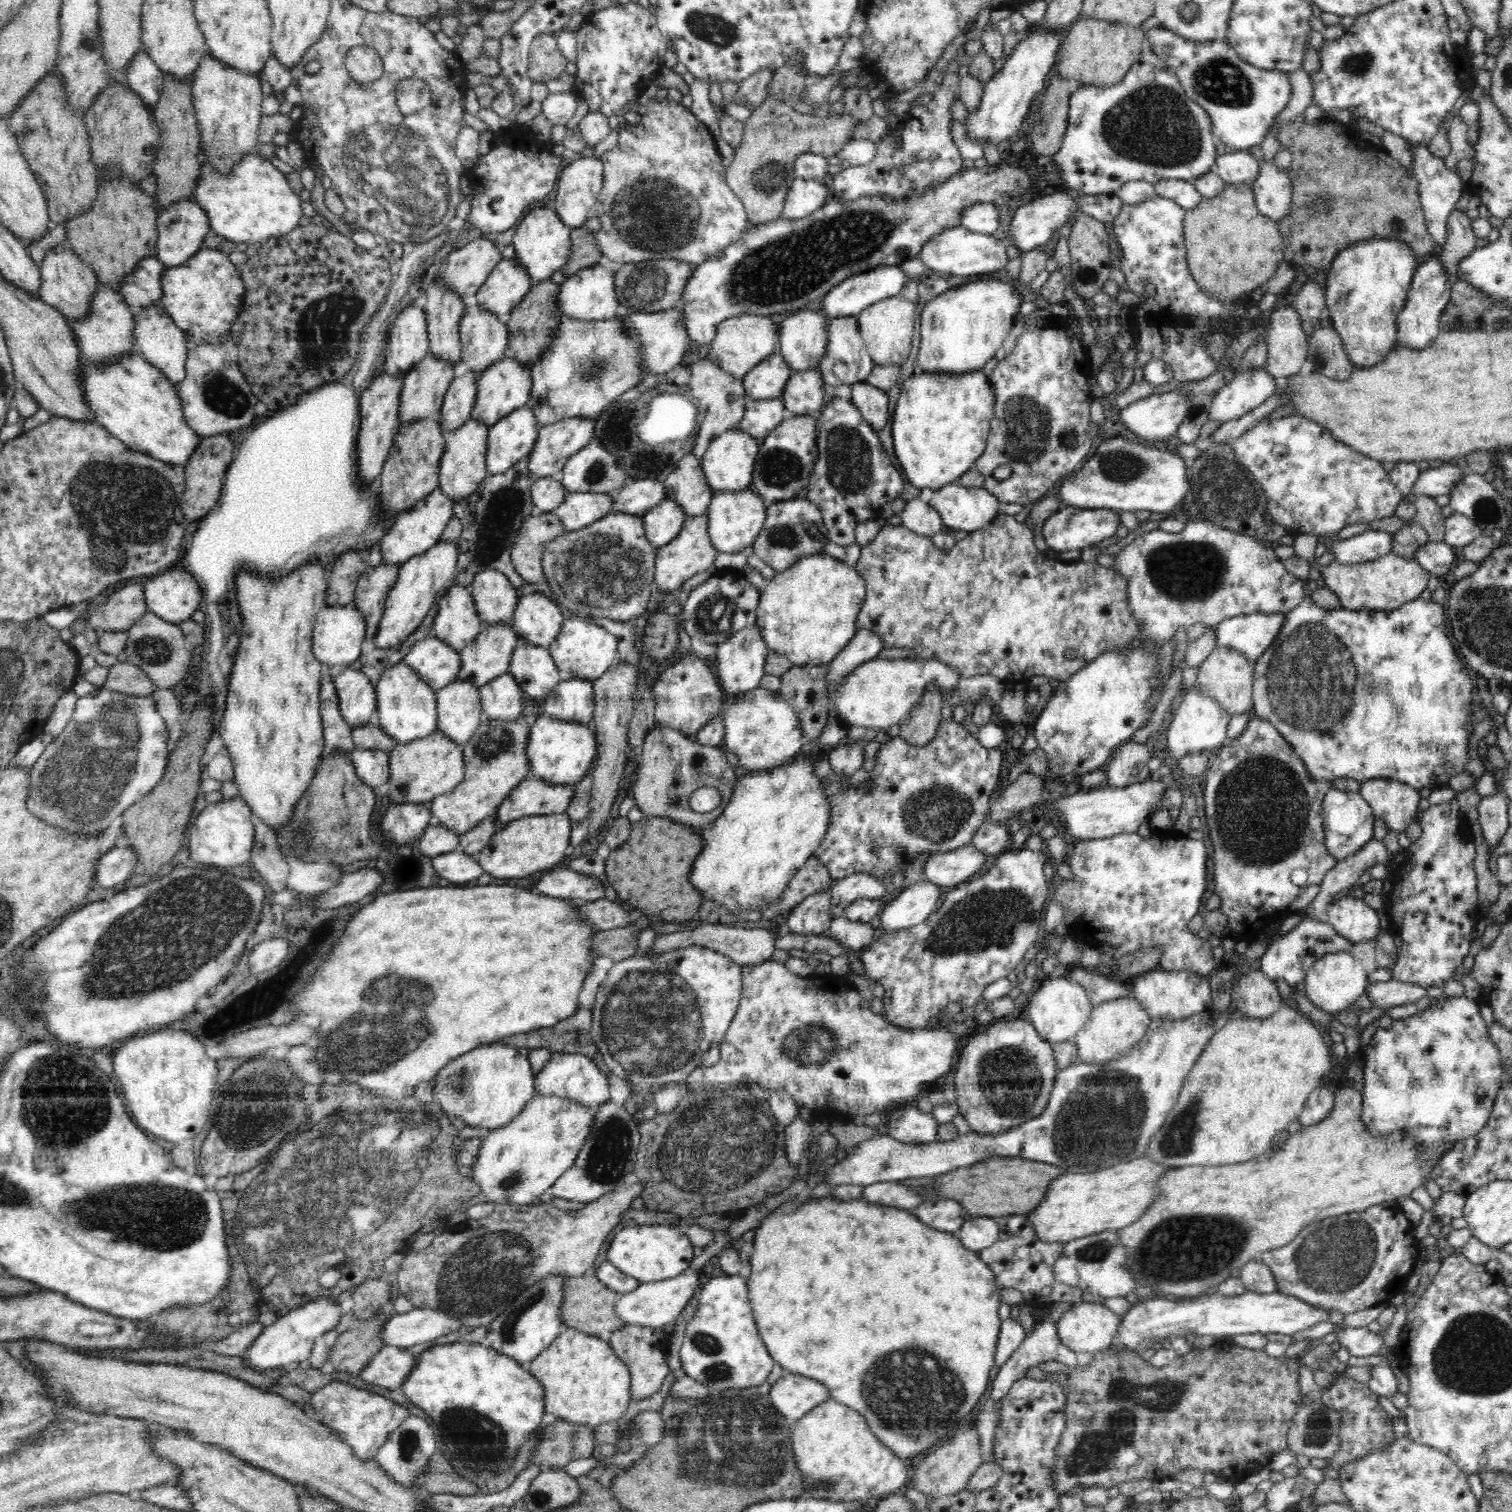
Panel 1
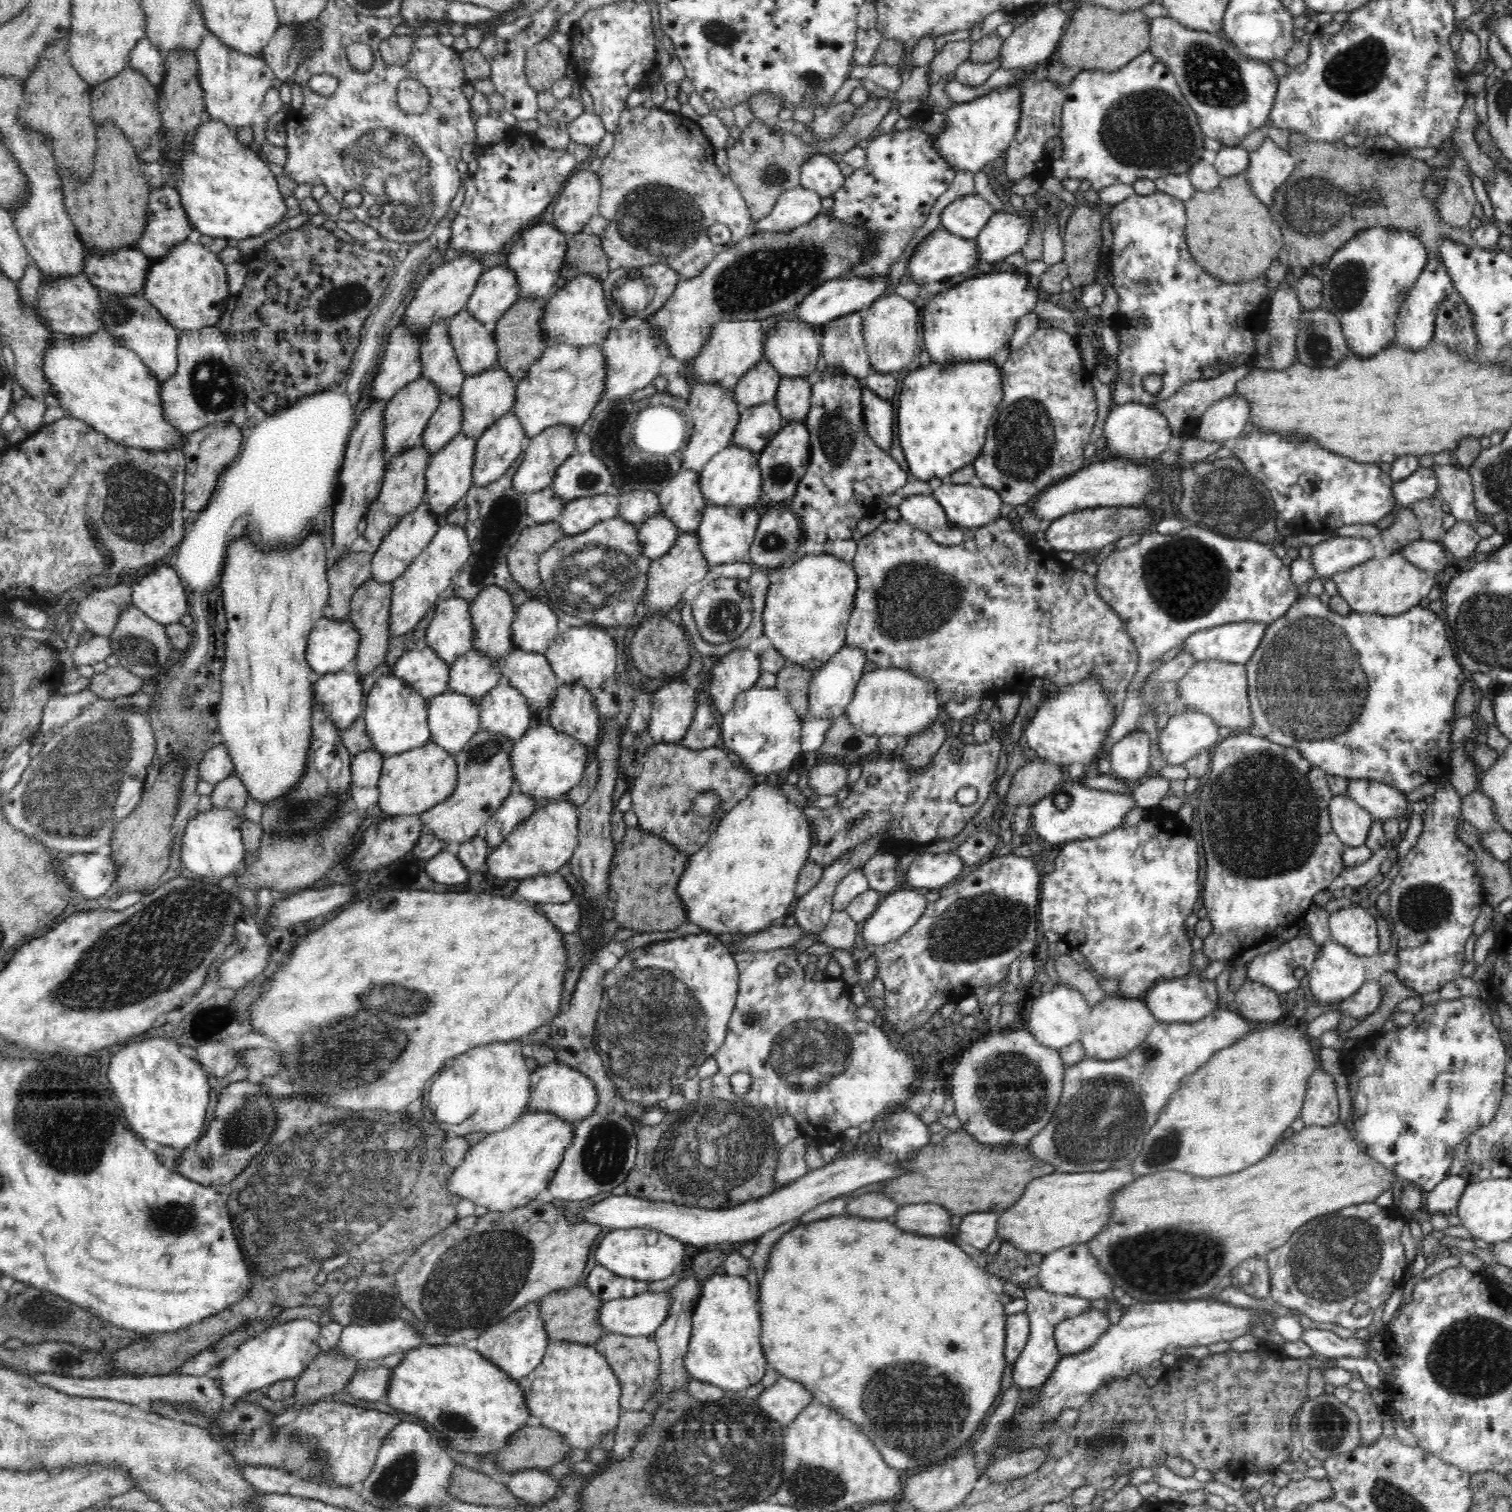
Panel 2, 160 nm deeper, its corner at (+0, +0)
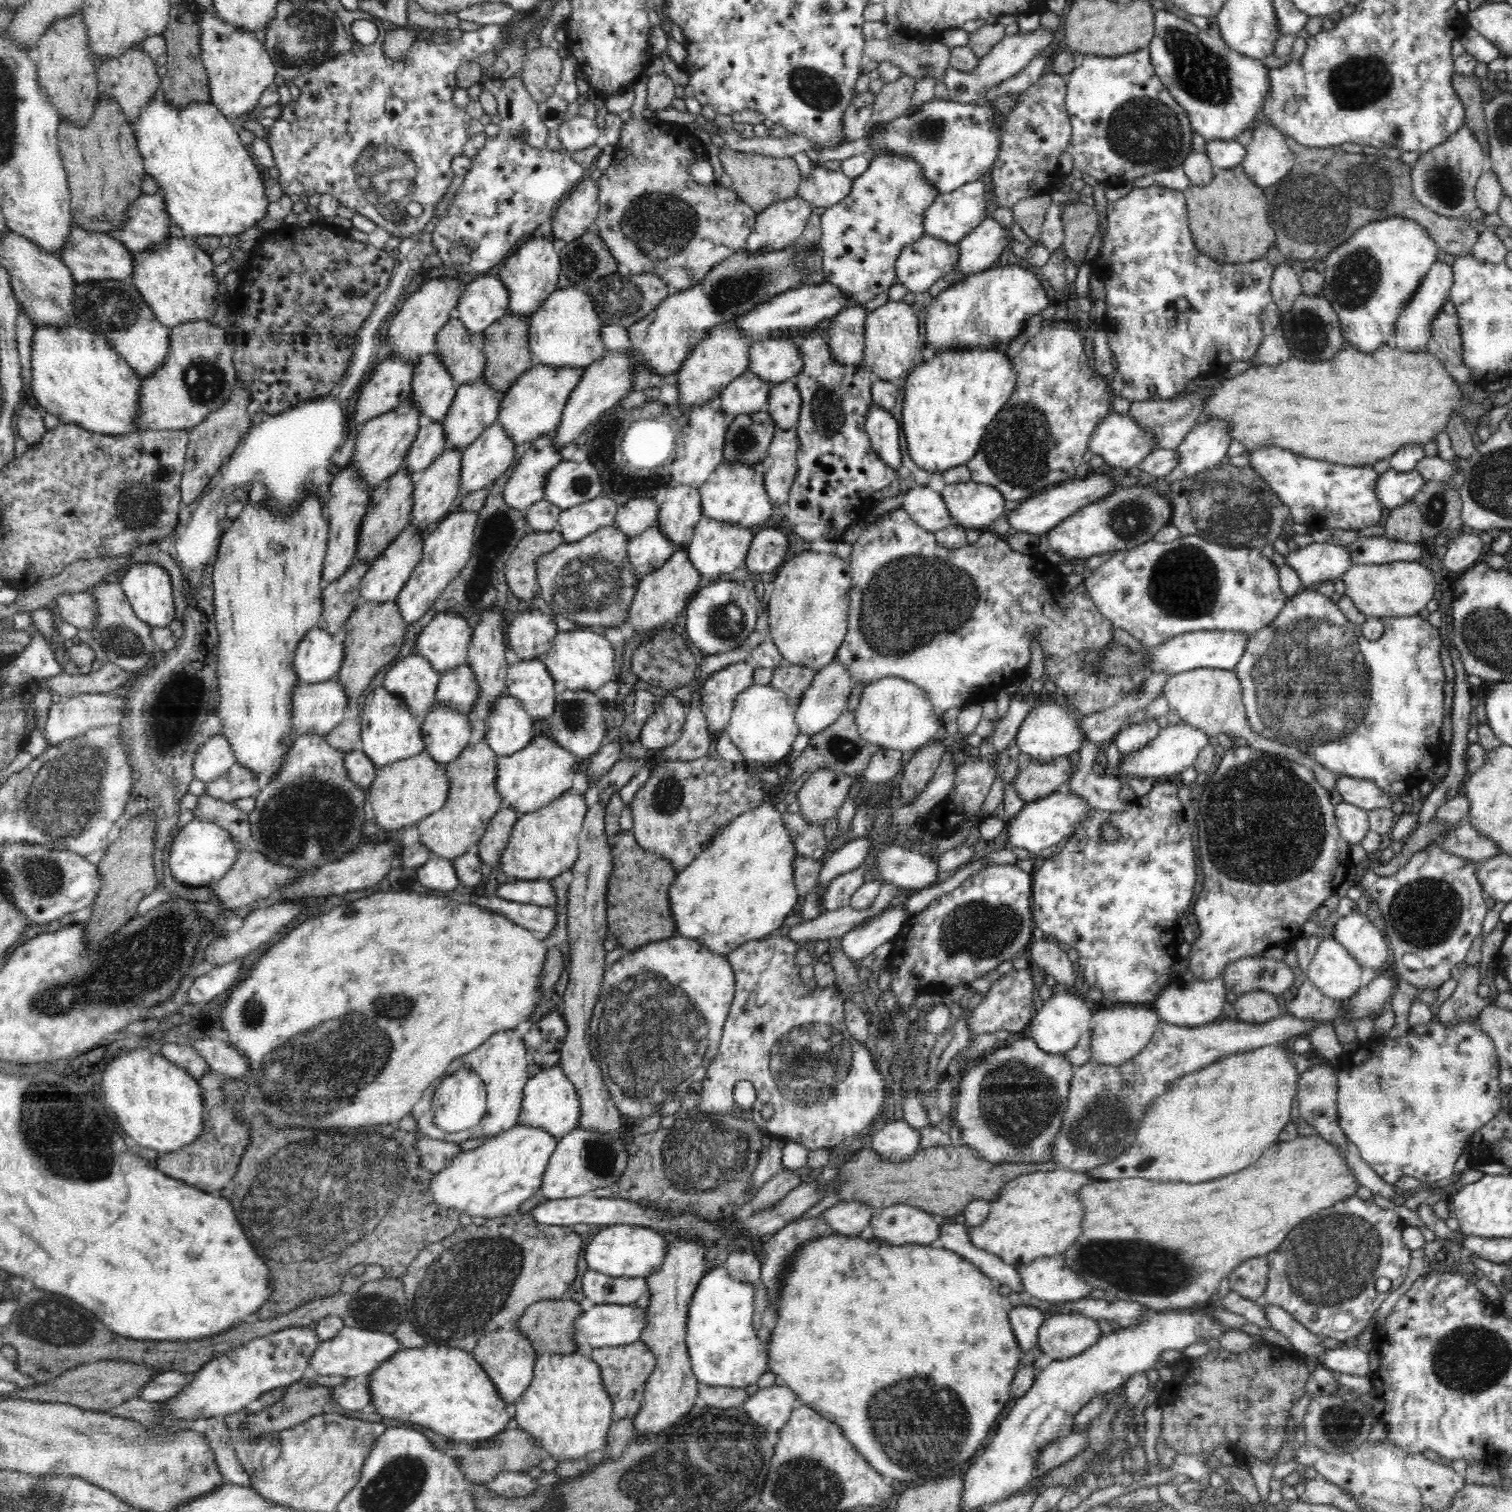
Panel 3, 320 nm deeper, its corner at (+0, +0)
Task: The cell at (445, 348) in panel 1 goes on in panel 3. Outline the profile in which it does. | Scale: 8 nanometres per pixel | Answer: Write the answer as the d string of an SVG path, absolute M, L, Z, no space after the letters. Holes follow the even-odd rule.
M436 352L425 355L414 367L411 385L414 407L421 416L436 422L447 415L459 387Z

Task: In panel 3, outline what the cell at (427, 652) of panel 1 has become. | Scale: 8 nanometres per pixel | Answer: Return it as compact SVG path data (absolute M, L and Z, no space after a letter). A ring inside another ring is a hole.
M417 653L395 660L383 678L388 692L403 699L408 712L423 722L424 716L436 706L435 692L439 673L430 662Z

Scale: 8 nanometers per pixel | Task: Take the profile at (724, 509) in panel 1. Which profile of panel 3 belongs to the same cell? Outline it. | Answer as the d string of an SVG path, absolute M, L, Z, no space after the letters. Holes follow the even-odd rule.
M702 517L694 529L691 540L684 545L690 562L701 576L716 578L723 574L732 574L736 568L740 568L744 564L755 533L755 529Z

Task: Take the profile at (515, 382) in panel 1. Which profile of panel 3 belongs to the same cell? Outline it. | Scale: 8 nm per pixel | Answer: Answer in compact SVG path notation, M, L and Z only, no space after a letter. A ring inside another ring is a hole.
M480 378L476 381L460 385L454 402L452 402L447 415L442 420L447 448L457 448L460 450L460 448L464 449L469 444L472 444L486 428L495 423L502 399L502 395L498 396L498 393L488 387L483 382L483 379Z

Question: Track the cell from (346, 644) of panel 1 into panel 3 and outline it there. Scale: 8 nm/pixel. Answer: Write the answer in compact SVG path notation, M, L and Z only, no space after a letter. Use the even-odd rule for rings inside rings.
M314 626L296 647L294 672L300 684L316 684L336 677L342 666L345 644L341 637Z

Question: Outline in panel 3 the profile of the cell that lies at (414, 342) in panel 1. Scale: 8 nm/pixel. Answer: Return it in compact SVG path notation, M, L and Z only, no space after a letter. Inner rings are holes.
M394 354L376 363L356 402L354 422L350 424L350 431L357 424L394 411L408 400L412 396L414 367L406 363L400 355Z

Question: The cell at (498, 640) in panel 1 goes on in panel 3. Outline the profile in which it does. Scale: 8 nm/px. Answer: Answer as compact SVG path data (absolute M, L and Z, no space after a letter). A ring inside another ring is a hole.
M467 663L452 670L439 673L438 686L435 692L435 702L443 703L447 708L458 714L470 714L479 688L473 670Z

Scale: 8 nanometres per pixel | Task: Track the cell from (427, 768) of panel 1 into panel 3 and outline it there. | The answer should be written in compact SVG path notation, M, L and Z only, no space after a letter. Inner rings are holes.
M424 750L416 756L379 768L374 782L366 790L365 795L365 800L374 810L378 826L389 835L397 835L406 826L418 824L442 809L449 791L445 766L446 763L434 762Z

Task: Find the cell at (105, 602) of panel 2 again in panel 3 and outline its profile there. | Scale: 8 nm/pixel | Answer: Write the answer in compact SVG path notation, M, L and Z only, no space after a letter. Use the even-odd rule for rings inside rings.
M86 590L59 594L50 606L53 610L57 608L62 620L73 624L77 629L93 629L98 609L94 597Z

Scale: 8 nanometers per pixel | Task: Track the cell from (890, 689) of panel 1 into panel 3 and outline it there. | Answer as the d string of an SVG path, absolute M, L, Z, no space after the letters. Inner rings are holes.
M886 676L870 682L864 688L854 713L858 732L864 740L907 755L927 745L928 740L934 739L940 726L943 726L926 691L899 676Z

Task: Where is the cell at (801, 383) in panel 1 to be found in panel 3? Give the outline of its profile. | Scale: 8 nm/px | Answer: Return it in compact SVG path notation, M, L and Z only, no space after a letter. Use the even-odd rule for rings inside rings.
M795 378L773 384L765 407L778 429L794 429L802 410L802 397L798 393Z

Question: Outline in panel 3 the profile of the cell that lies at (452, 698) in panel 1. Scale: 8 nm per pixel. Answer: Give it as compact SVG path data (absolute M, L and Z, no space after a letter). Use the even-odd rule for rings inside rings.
M438 703L421 724L425 751L434 762L452 762L469 745L471 737L467 714L458 714Z

